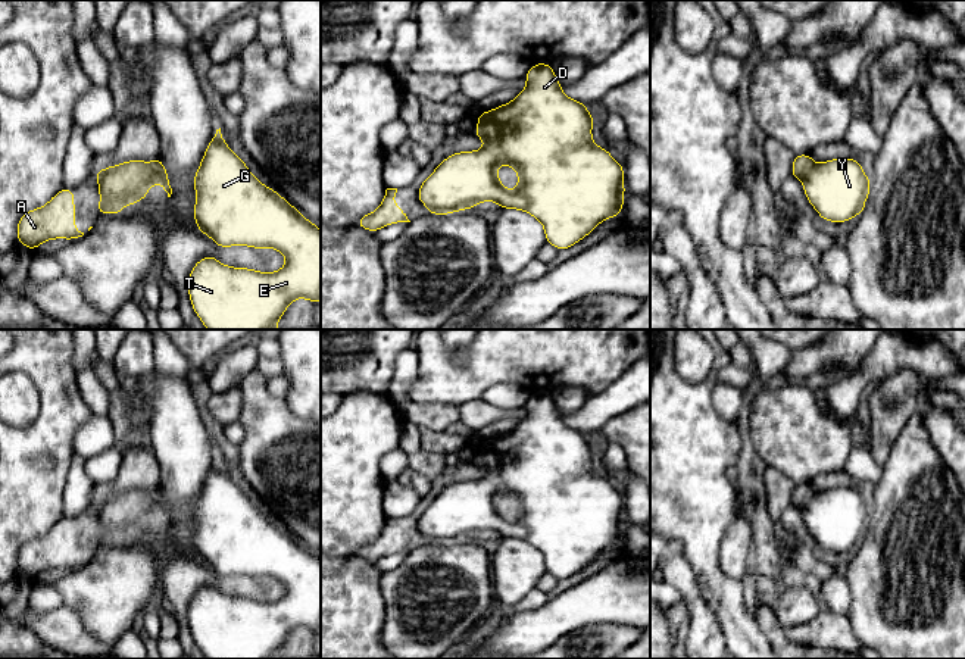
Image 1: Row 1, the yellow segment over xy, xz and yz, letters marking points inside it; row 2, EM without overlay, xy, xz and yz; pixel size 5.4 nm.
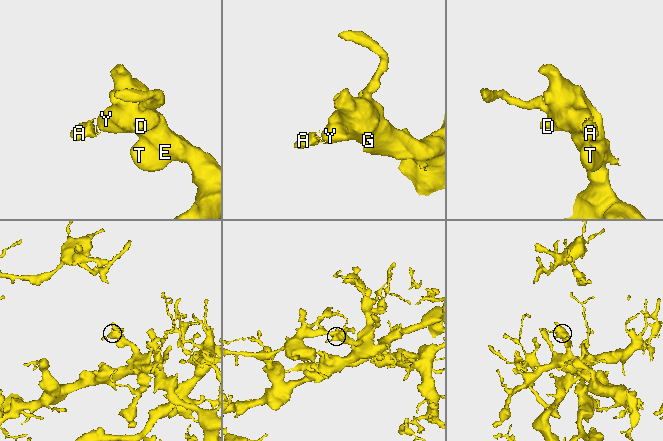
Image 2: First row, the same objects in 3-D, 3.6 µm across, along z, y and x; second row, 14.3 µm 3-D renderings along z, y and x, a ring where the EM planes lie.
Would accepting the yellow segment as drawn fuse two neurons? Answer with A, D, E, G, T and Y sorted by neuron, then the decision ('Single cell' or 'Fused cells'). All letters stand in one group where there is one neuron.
Groups: A / D E G T Y. Fused cells

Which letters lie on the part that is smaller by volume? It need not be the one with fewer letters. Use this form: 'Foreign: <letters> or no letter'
Foreign: A

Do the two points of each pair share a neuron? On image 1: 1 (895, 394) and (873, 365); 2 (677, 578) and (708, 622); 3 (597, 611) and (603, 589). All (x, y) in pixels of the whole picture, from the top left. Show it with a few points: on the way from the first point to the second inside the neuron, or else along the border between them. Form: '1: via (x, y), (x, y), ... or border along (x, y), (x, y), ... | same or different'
1: border along (895, 375), (886, 377), (874, 386) | different
2: via (687, 589), (699, 612) | same
3: via (597, 605), (603, 595) | same

